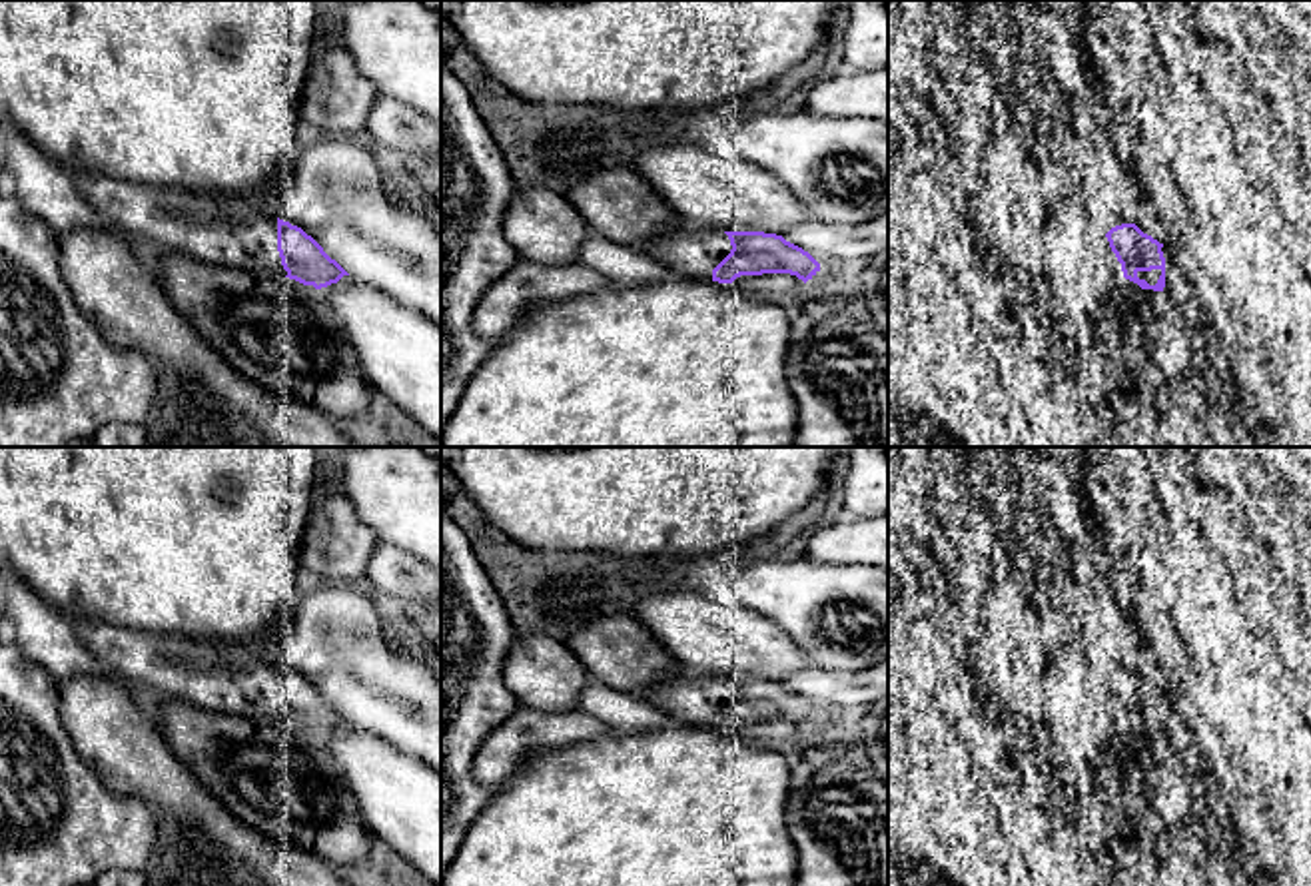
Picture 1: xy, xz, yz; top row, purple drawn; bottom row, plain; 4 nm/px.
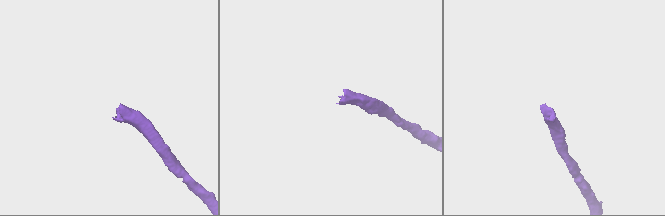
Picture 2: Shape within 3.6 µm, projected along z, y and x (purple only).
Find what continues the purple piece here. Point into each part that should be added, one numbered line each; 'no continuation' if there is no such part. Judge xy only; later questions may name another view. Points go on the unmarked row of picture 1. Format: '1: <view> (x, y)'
1: xy (240, 679)

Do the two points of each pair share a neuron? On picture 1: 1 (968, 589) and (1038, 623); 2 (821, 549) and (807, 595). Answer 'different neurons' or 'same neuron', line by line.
1: different neurons
2: different neurons

